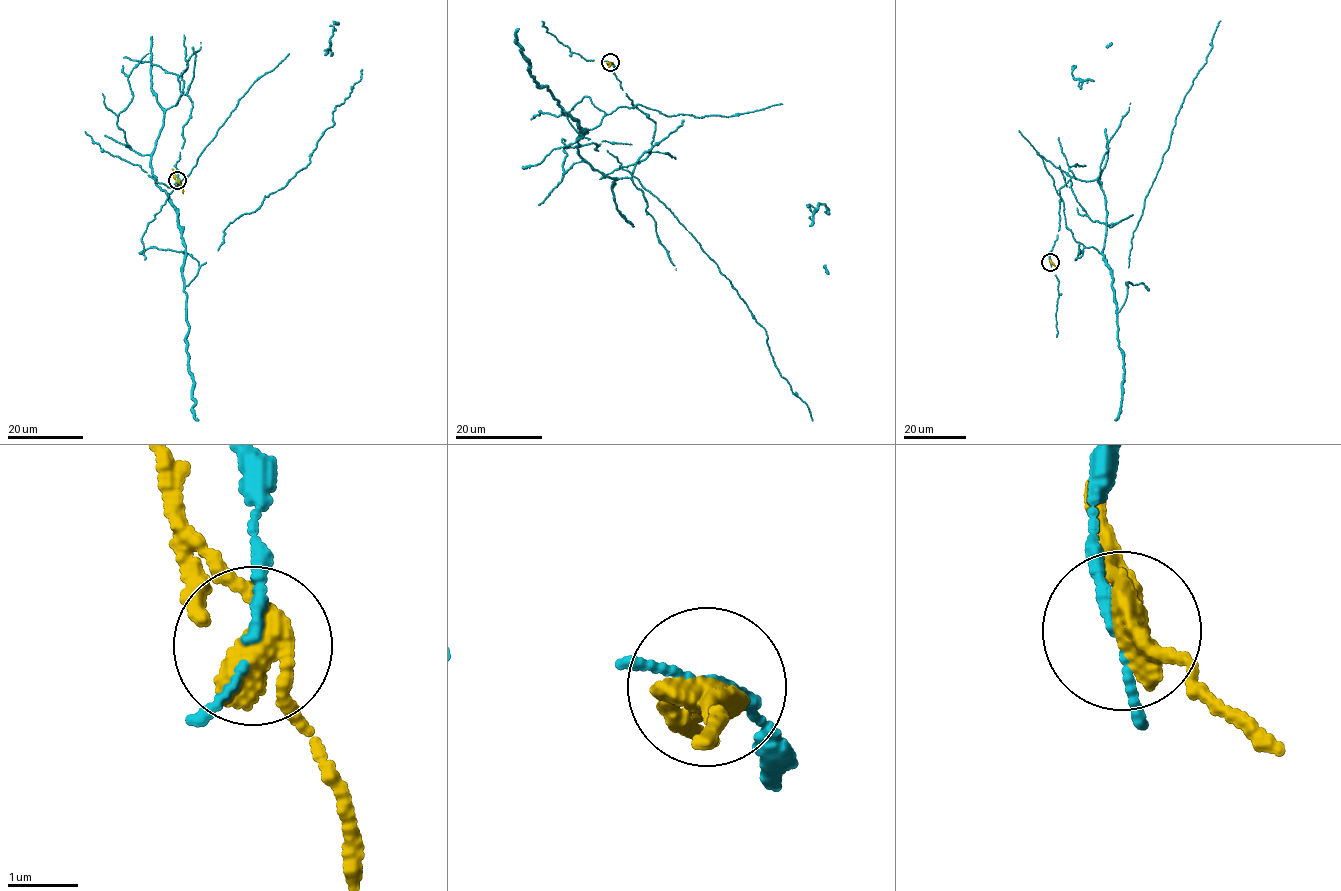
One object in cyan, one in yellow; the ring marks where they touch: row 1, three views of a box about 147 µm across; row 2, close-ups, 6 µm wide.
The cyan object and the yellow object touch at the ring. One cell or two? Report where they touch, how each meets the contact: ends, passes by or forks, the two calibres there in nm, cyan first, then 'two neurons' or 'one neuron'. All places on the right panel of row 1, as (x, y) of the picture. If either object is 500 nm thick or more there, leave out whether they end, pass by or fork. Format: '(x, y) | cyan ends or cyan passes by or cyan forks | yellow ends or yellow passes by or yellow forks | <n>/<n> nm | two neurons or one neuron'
(1050, 262) | cyan passes by | yellow passes by | 110/400 nm | two neurons

